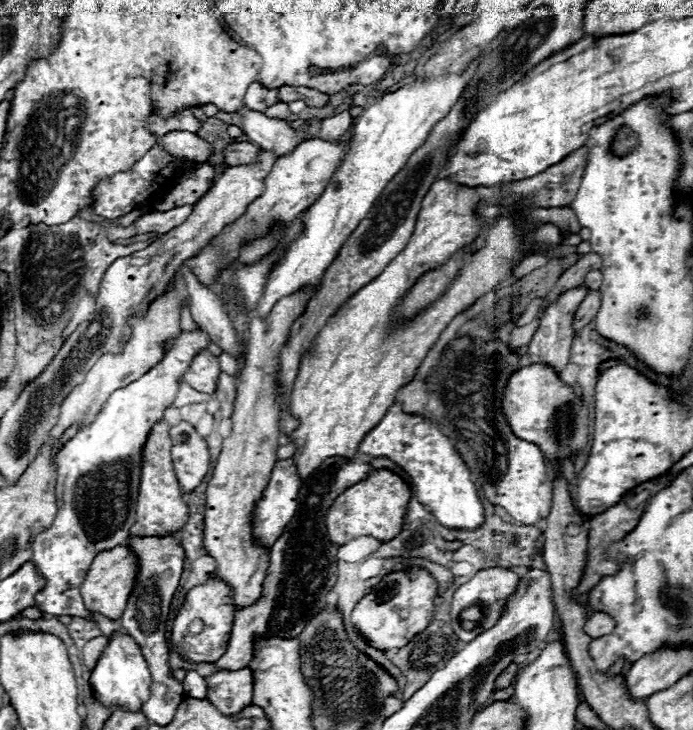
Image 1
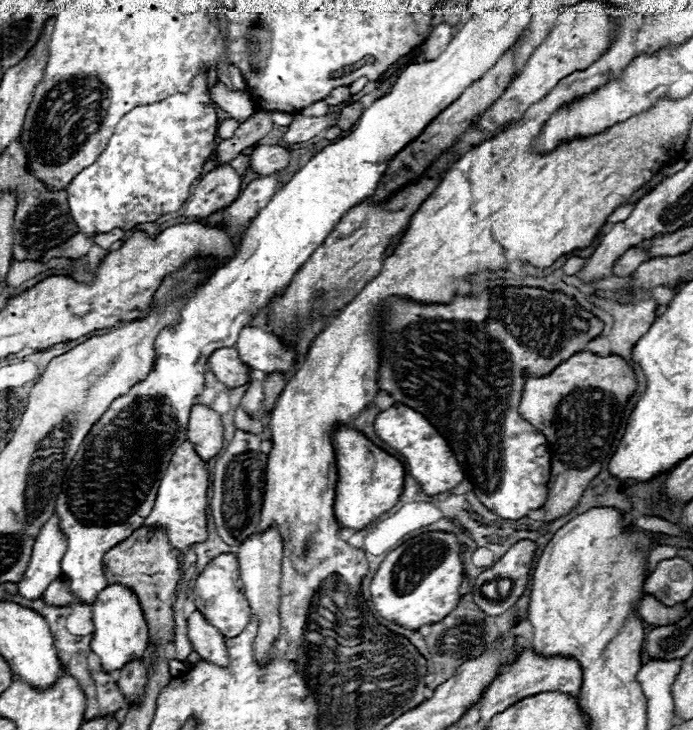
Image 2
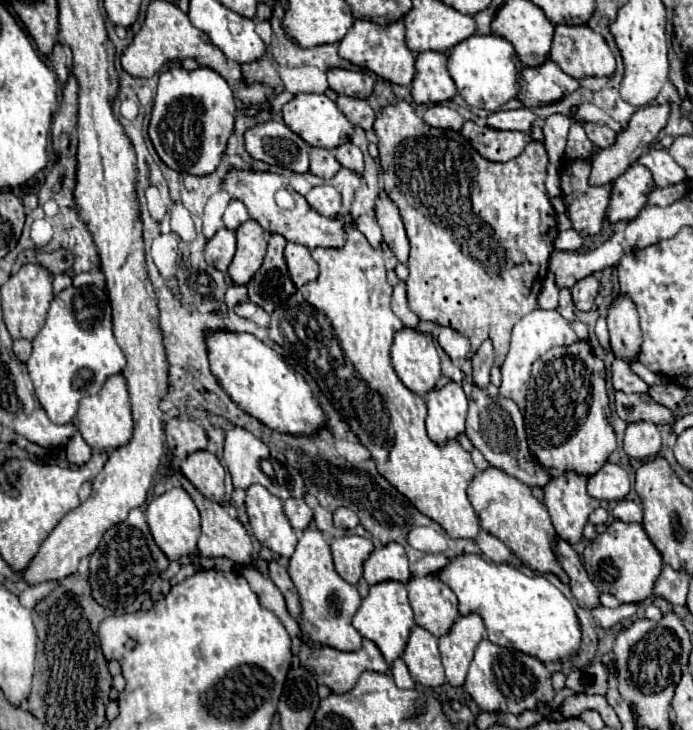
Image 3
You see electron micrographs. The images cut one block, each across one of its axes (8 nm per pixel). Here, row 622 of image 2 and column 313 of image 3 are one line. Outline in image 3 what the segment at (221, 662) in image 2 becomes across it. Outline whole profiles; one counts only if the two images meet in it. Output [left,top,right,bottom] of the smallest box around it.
[306,184,342,218]

